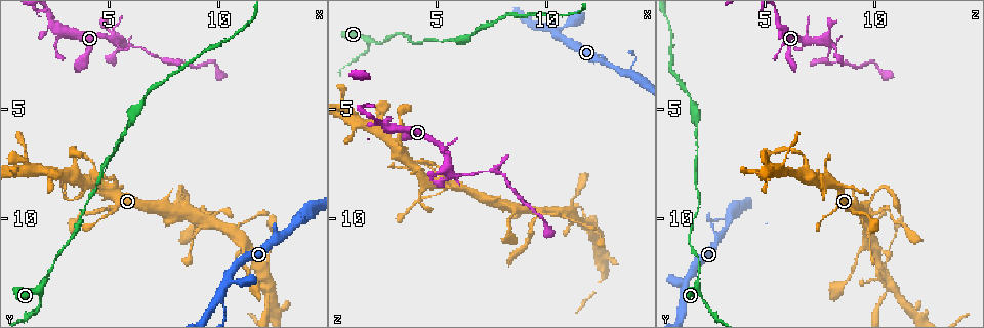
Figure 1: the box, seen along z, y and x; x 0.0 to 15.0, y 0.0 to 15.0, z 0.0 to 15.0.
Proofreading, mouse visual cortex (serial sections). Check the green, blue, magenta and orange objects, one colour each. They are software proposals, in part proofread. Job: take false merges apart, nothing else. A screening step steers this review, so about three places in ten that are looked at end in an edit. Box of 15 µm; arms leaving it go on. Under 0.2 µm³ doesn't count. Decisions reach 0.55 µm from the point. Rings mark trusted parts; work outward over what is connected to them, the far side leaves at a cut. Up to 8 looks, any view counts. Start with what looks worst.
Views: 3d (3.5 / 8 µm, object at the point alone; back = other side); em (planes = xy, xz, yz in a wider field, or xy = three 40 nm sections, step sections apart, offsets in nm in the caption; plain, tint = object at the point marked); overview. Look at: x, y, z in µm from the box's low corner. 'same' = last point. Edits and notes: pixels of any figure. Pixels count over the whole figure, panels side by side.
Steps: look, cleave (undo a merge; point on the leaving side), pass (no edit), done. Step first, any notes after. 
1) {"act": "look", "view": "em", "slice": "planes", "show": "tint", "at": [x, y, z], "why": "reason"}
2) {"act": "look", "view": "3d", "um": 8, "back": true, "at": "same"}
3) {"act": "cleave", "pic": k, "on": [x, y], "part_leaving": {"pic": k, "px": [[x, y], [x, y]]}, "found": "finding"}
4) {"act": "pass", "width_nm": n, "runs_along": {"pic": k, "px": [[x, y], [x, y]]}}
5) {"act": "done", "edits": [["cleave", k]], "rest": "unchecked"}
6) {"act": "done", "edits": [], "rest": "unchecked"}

{"act": "look", "view": "3d", "um": 3.5, "at": [5.7, 2.0, 8.0], "why": "abrupt turn"}

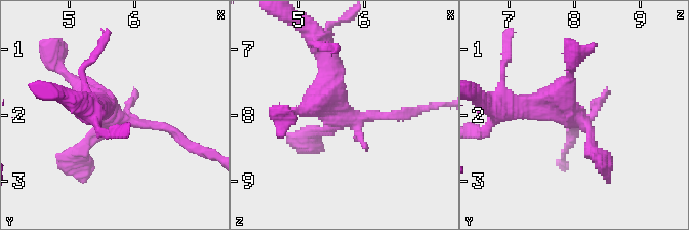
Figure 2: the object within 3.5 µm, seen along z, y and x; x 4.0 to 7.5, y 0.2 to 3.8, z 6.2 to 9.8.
{"act": "look", "view": "em", "slice": "xy", "step": 1, "show": "tint", "at": [5.55, 2.05, 7.95], "why": "need the tissue"}

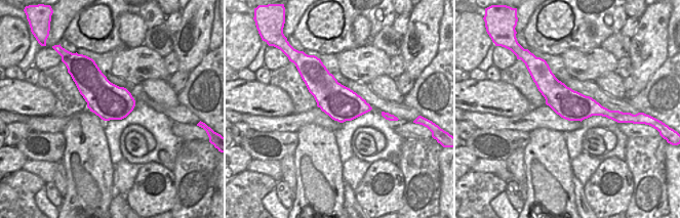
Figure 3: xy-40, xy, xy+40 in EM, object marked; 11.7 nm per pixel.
{"act": "pass", "found": "all the same cell"}

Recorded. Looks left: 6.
{"act": "look", "view": "3d", "um": 8, "at": [7.2, 2.7, 7.9]}

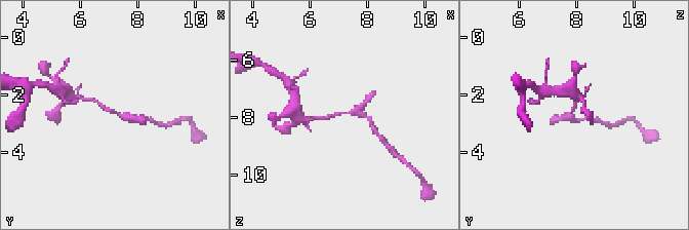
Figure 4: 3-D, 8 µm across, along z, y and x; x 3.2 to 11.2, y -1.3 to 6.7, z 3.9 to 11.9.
{"act": "look", "view": "3d", "um": 3.5, "at": [7.3, 2.7, 7.8]}

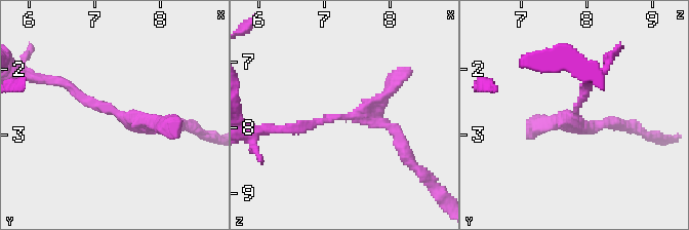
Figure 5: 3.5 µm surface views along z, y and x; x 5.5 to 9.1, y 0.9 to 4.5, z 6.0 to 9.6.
{"act": "look", "view": "em", "slice": "planes", "show": "tint", "at": [7.25, 2.60, 7.85]}

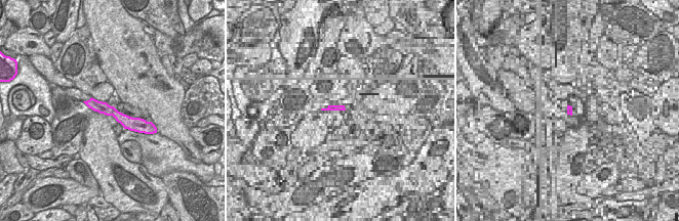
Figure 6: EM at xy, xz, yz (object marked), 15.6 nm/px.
{"act": "pass", "runs_along": {"pic": 6, "px": [[89, 102], [114, 112], [136, 128]]}, "found": "continuous, no second cell"}

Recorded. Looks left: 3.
{"act": "look", "view": "3d", "um": 3.5, "back": true, "at": [10.0, 13.7, 1.1], "why": "small branch off a trunk"}

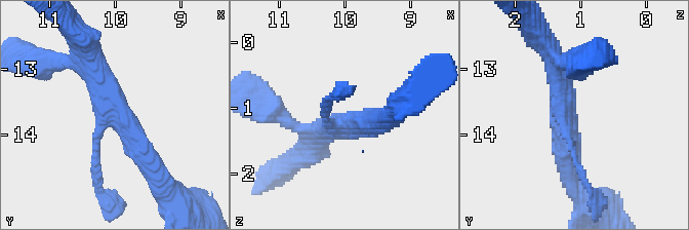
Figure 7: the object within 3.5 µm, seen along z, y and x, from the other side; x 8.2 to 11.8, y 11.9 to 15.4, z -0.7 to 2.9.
{"act": "look", "view": "em", "slice": "xy", "step": 2, "show": "tint", "at": [9.95, 13.70, 1.20], "arms": 3, "arm_widths_nm": [100, 350, 350]}

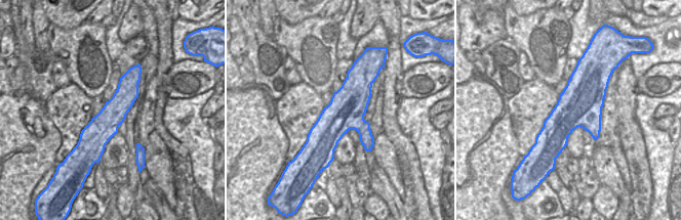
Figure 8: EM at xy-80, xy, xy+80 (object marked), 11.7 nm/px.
{"act": "pass", "width_nm": 440, "runs_along": {"pic": 8, "px": [[128, 74], [95, 155]]}, "found": "continuous, no second cell"}

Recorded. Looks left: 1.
{"act": "done", "edits": [], "rest": "unchecked"}

